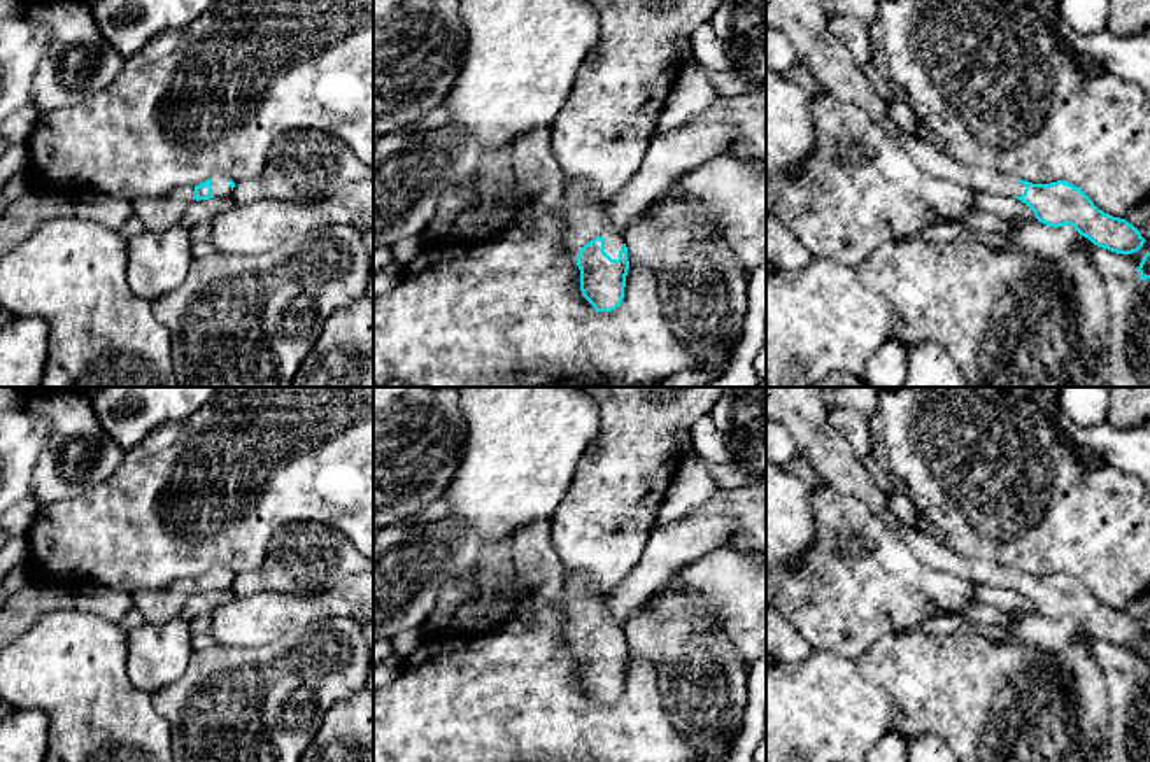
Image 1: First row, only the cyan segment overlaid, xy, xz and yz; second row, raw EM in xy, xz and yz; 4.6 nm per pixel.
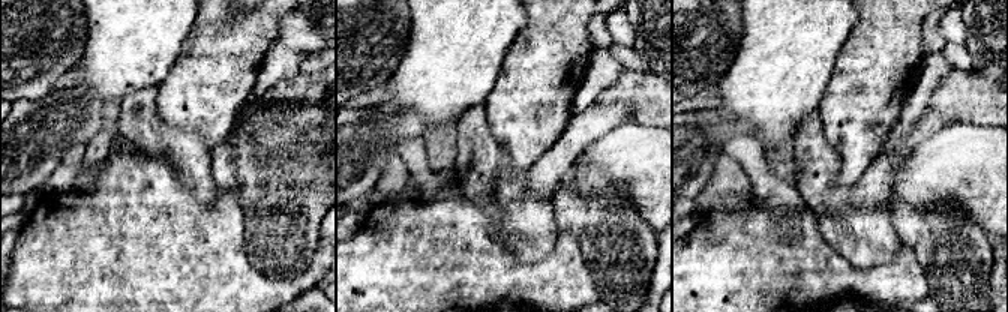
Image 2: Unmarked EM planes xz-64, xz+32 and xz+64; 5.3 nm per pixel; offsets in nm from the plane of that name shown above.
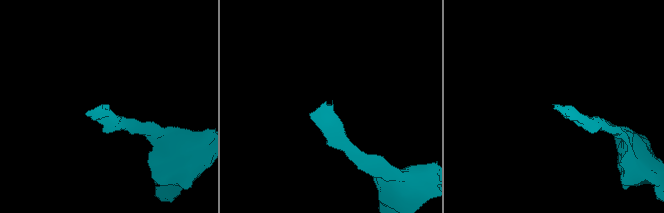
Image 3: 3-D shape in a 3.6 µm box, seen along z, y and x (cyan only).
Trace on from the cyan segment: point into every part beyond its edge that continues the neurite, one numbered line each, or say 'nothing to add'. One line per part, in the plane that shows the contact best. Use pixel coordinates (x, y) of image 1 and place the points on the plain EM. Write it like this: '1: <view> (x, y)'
1: xz (542, 580)

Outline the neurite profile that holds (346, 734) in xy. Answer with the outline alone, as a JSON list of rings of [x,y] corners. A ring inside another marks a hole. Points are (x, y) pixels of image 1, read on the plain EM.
[[[363,687],[331,706],[298,762],[373,762],[373,692]]]

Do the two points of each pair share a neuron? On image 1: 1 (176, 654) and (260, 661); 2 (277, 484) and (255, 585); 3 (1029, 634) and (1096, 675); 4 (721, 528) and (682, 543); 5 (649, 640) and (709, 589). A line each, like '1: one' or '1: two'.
1: two
2: two
3: one
4: one
5: two

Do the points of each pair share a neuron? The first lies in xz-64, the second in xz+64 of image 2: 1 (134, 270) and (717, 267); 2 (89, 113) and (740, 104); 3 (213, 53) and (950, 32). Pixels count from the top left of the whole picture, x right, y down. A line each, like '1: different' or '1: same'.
1: same
2: different
3: different

